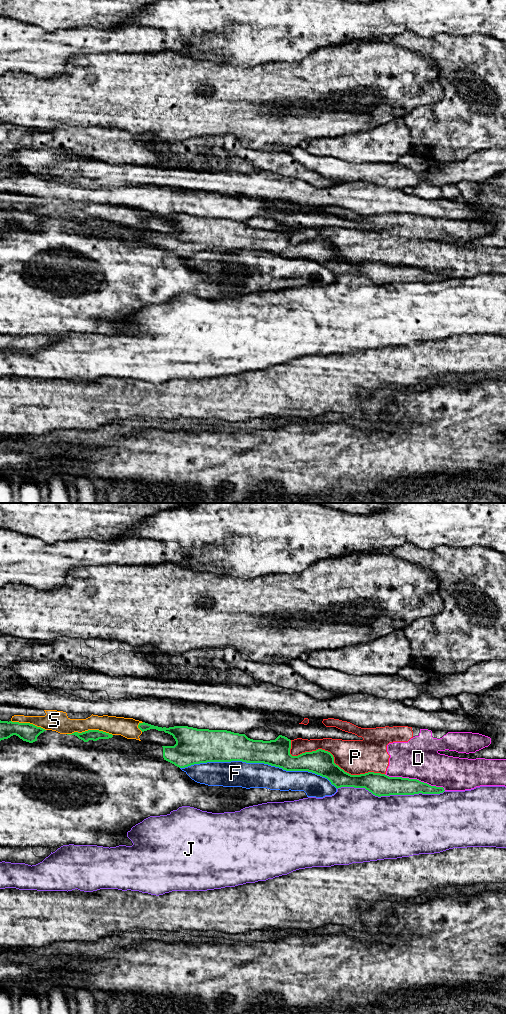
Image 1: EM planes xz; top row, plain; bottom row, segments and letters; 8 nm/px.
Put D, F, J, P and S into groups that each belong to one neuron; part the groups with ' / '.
D P S / F / J

